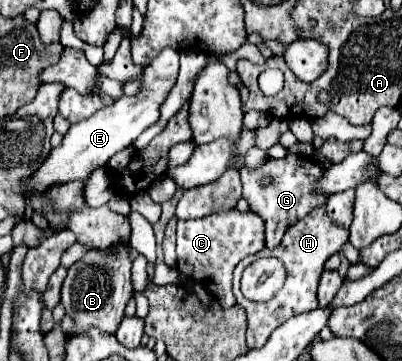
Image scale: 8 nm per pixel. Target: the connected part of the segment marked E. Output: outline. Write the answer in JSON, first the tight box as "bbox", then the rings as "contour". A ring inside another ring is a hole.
{"bbox":[24,48,178,221],"contour":[[[164,48],[146,68],[144,76],[140,78],[144,88],[138,96],[122,96],[112,106],[100,108],[94,116],[72,124],[66,136],[62,138],[62,144],[58,148],[52,148],[48,158],[42,162],[42,166],[26,180],[24,184],[24,200],[26,208],[25,221],[31,220],[33,208],[30,206],[30,196],[46,192],[52,186],[74,182],[74,180],[86,180],[96,168],[106,166],[106,162],[120,150],[124,150],[128,144],[132,144],[148,126],[152,126],[160,118],[160,104],[172,90],[178,78],[178,52],[172,48]],[[56,172],[56,174],[54,174]]]}

